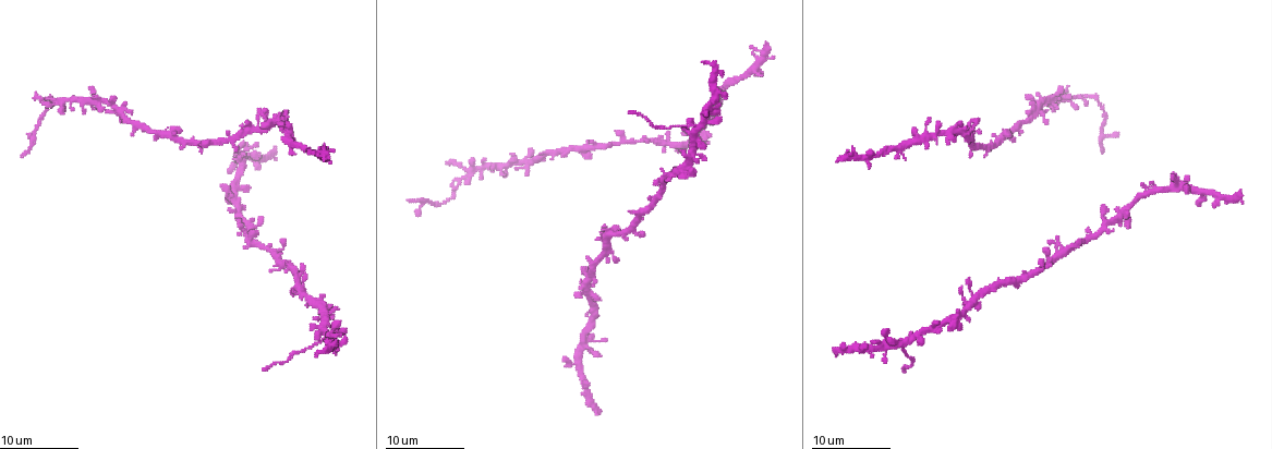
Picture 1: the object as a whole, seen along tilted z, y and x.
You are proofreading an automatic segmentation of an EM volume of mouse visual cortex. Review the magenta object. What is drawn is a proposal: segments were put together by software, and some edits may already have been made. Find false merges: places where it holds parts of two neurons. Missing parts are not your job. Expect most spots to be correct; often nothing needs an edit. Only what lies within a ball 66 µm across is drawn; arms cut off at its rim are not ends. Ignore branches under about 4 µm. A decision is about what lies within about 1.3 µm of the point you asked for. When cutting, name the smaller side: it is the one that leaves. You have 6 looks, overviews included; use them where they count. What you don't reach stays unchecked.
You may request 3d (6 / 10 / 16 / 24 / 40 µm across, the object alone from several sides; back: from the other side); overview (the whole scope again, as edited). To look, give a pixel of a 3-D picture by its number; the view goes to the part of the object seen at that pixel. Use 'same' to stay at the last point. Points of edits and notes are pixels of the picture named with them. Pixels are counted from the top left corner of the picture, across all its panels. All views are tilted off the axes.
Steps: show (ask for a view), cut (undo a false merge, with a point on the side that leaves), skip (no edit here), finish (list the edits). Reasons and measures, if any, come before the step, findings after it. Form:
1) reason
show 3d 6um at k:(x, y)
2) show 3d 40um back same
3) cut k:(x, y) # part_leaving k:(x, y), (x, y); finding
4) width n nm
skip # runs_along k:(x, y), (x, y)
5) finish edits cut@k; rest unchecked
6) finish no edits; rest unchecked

thin arm on a thick one
show 3d 6um at 1:(901, 345)

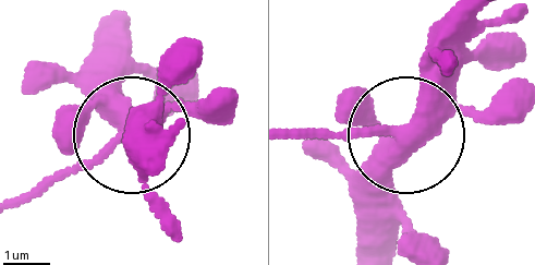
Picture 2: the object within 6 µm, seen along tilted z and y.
width 410 nm
cut 2:(56, 179) # part_leaving 2:(106, 141), (20, 195); two neurons meet here

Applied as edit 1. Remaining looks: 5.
show overview

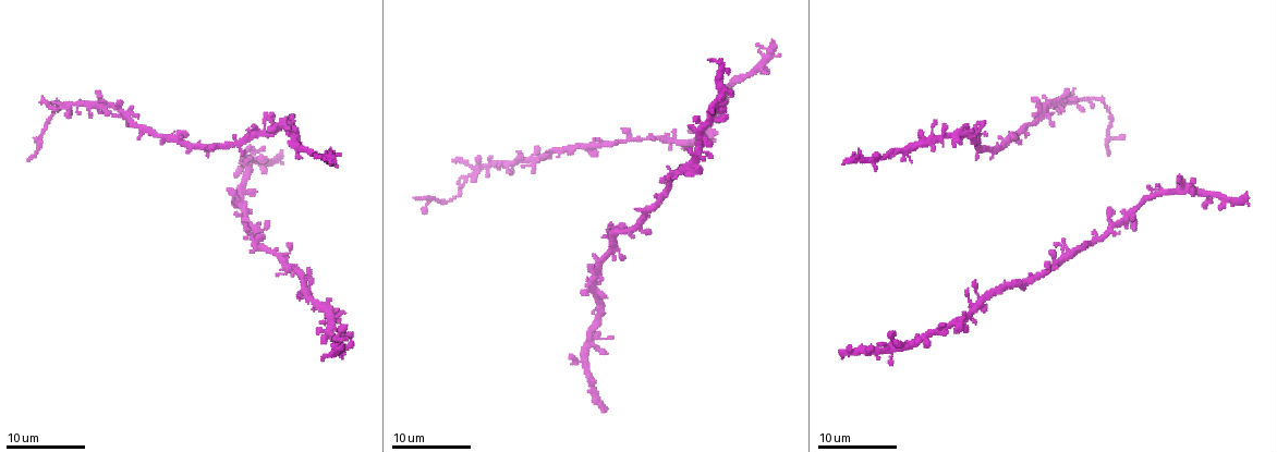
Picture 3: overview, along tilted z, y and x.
three-way junction
show 3d 10um at 3:(991, 150)

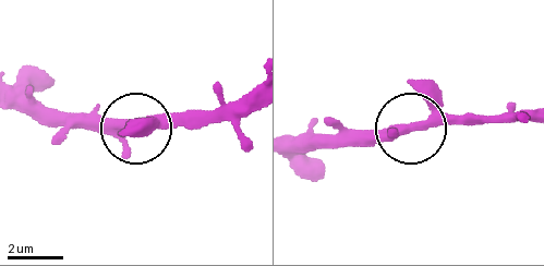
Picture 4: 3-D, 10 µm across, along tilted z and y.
show 3d 6um at 4:(401, 130)

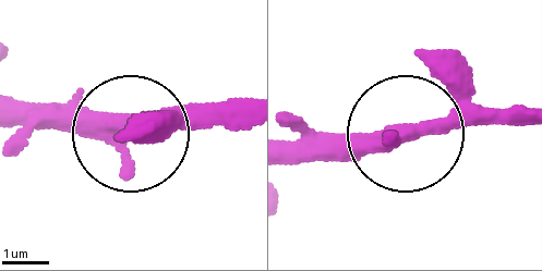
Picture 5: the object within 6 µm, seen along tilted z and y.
arms 3
skip # continuous, no second neuron

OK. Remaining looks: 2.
four or more arms meet
show 3d 6um at 3:(592, 342)

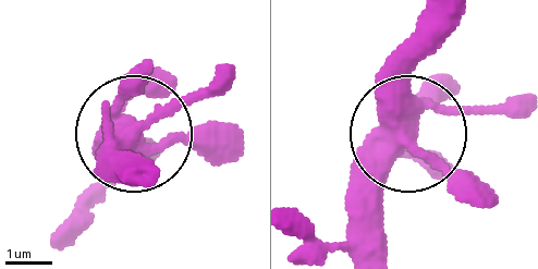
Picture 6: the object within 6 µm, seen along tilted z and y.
width 380 nm
skip # all the same neuron

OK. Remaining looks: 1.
finish edits cut@2; rest unchecked

